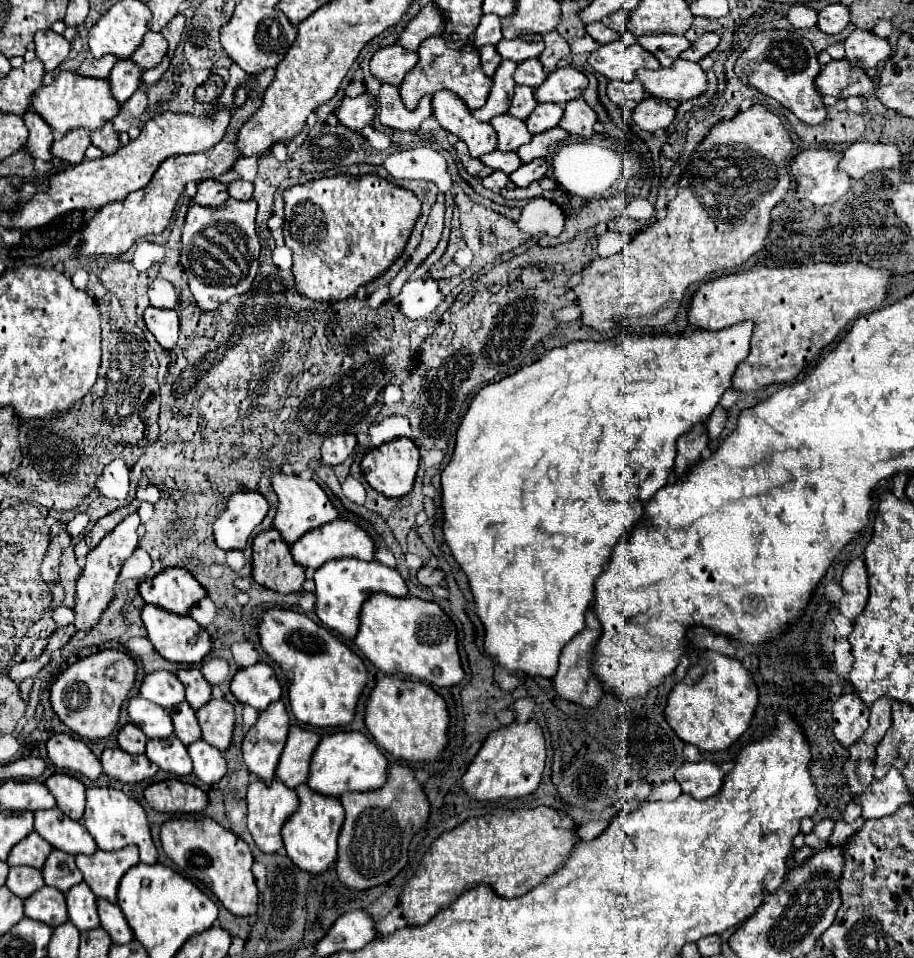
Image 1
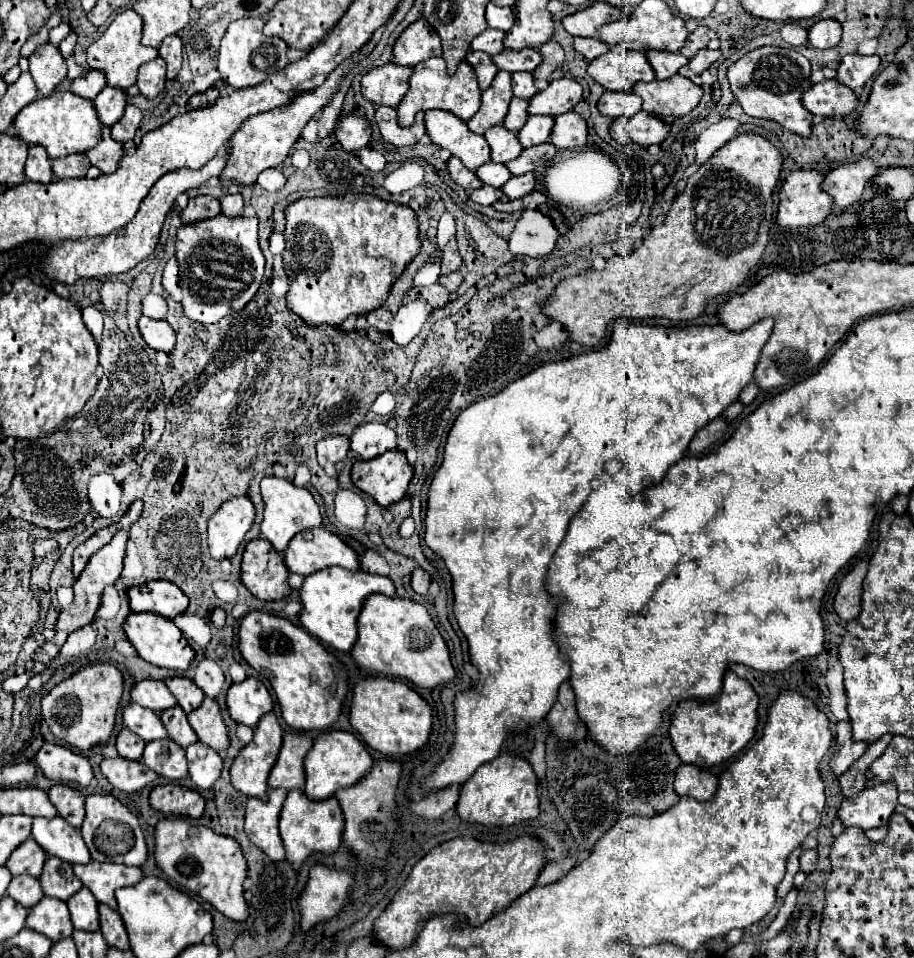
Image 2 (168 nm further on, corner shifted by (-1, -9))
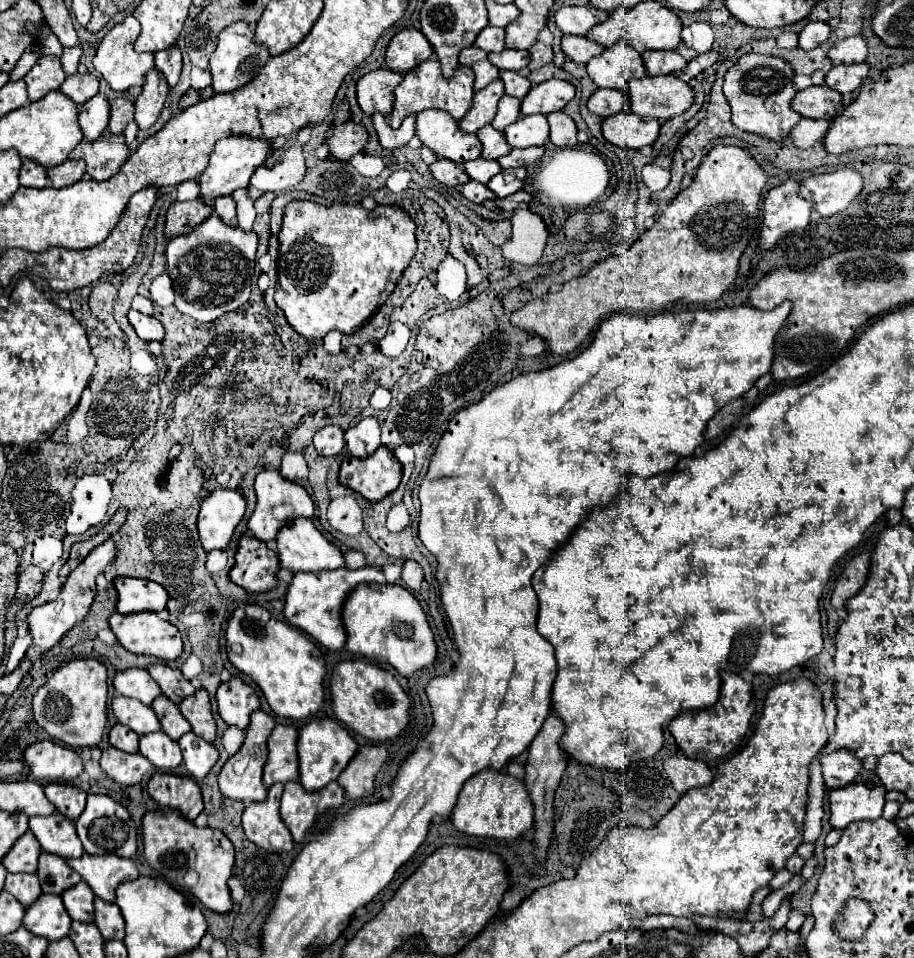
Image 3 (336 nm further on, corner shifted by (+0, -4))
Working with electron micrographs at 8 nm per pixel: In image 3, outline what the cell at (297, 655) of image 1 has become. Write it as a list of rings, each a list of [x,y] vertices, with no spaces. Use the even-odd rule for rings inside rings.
[[[239,605],[227,623],[225,639],[231,665],[259,685],[275,715],[301,721],[321,709],[325,661],[307,635],[289,627],[285,621],[273,619],[259,605]]]

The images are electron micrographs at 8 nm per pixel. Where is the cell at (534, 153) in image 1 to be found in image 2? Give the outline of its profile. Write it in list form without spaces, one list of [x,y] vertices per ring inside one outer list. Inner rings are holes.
[[[544,142],[540,146],[526,148],[518,158],[510,160],[506,166],[514,176],[520,176],[520,174],[534,172],[536,168],[546,166],[554,158],[554,154],[556,154],[556,146],[552,146],[550,142]]]

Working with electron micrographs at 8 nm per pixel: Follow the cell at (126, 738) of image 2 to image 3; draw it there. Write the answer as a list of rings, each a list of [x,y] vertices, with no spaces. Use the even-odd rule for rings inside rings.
[[[115,725],[109,733],[109,743],[119,749],[119,751],[125,751],[125,753],[135,753],[137,747],[139,747],[139,735],[131,729],[127,729],[125,725]]]

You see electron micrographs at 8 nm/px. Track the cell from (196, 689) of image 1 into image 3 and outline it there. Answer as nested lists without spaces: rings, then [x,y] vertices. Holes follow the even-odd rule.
[[[157,663],[157,665],[149,665],[147,671],[157,681],[157,685],[163,691],[163,695],[169,697],[173,703],[179,703],[185,697],[195,693],[195,687],[183,677],[183,673],[179,669],[171,669],[167,665]]]

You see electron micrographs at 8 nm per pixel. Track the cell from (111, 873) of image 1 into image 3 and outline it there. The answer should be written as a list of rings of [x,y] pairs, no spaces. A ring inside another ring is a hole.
[[[85,853],[79,859],[67,859],[67,863],[83,877],[83,881],[89,883],[93,893],[107,903],[115,901],[115,889],[119,883],[139,877],[133,859],[123,859],[115,853]]]

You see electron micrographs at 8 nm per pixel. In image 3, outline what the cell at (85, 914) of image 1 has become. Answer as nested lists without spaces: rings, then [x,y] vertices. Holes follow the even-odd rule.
[[[79,881],[79,885],[67,889],[67,893],[61,895],[63,905],[69,913],[71,919],[83,921],[83,923],[93,923],[93,891],[85,881]]]

